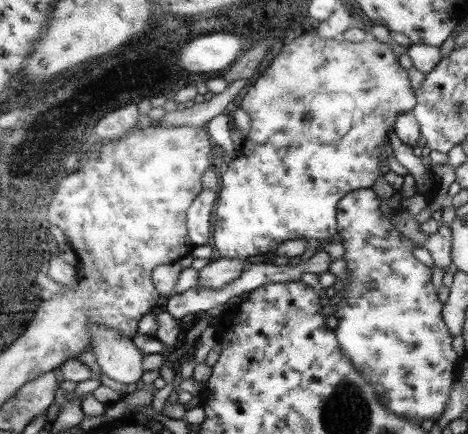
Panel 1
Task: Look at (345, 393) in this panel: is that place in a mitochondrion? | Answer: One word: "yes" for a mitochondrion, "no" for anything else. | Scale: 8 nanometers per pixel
yes

